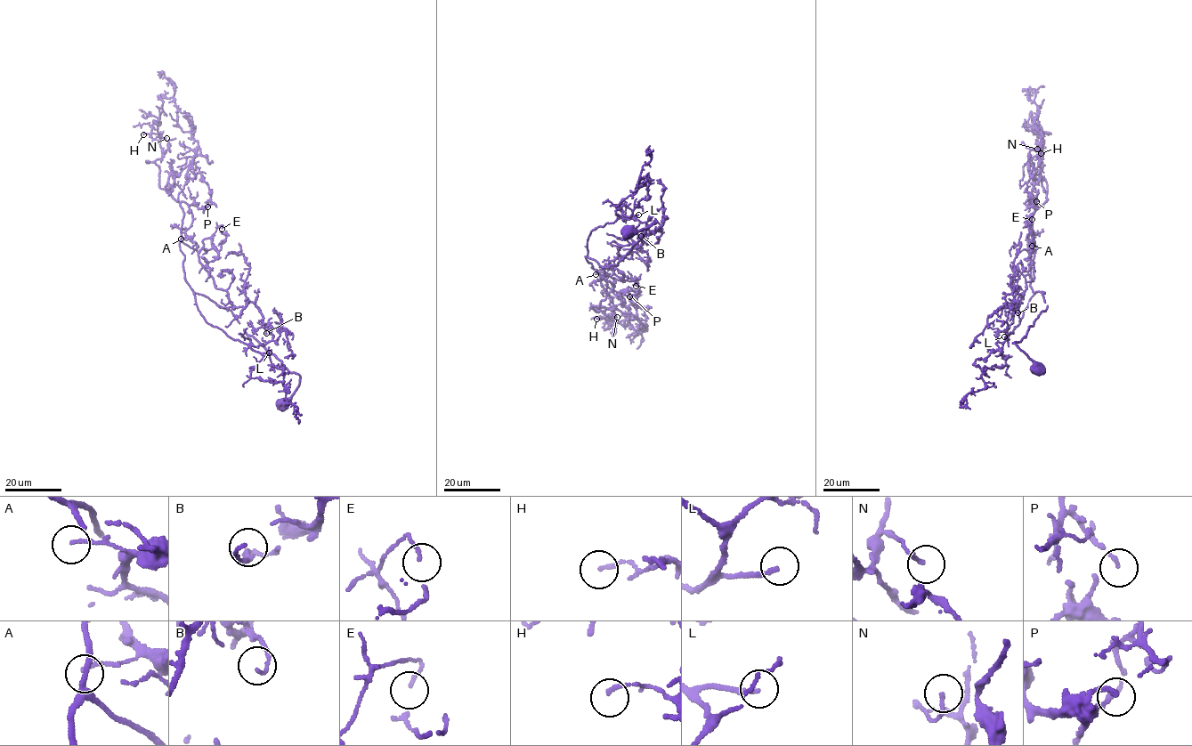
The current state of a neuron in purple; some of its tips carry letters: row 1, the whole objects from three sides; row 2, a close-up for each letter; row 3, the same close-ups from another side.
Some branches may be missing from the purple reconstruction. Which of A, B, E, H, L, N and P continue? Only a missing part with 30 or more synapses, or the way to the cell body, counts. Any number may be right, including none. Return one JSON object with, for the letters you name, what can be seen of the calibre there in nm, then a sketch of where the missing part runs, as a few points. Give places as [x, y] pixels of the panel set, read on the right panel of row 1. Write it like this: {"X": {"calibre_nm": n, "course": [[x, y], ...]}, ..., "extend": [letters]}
{"L": {"calibre_nm": 140, "course": [[1004, 336], [992, 332], [975, 345], [971, 377], [946, 391], [941, 408], [944, 423], [954, 432]]}, "extend": ["L"]}

